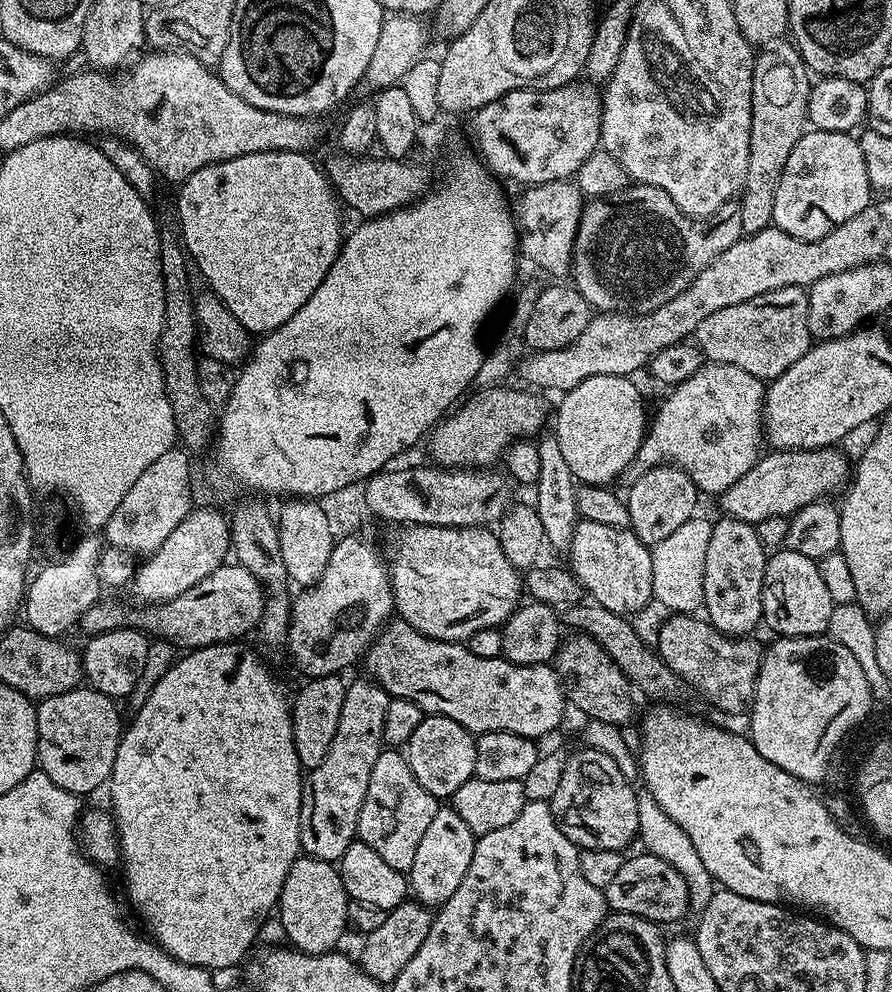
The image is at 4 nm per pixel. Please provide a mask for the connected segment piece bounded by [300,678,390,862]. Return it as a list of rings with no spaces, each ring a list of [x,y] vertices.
[[[363,679],[345,687],[342,718],[338,718],[338,730],[334,730],[330,754],[322,758],[322,766],[311,769],[304,776],[300,847],[307,855],[319,860],[339,862],[357,839],[356,827],[366,798],[366,786],[370,786],[370,770],[374,770],[374,762],[378,762],[385,747],[384,723],[390,697],[375,680]]]

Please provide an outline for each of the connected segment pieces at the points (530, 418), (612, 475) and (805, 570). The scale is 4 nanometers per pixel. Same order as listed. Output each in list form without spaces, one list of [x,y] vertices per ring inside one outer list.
[[[508,387],[487,388],[477,391],[477,396],[469,395],[455,411],[445,416],[432,429],[427,444],[429,443],[428,452],[432,455],[433,465],[445,468],[487,469],[495,465],[492,463],[499,456],[501,459],[505,455],[511,444],[535,437],[541,431],[539,428],[543,426],[547,416],[549,419],[550,412],[544,409],[543,402],[536,397],[539,395],[532,390],[519,392],[516,388]]]
[[[599,376],[586,378],[586,382],[578,382],[574,390],[563,393],[560,409],[554,412],[556,428],[554,434],[558,438],[558,446],[562,446],[562,454],[570,466],[573,476],[581,484],[611,485],[619,481],[630,462],[638,454],[639,446],[646,433],[644,420],[644,400],[636,389],[635,379],[626,376]]]
[[[776,550],[768,557],[762,586],[763,623],[782,636],[819,636],[827,633],[834,603],[819,573],[817,561],[802,554]]]

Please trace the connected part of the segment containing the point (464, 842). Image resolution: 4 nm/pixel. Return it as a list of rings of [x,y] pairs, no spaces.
[[[437,807],[426,835],[418,845],[414,866],[410,866],[410,870],[406,873],[411,895],[423,907],[429,910],[439,909],[441,904],[445,904],[453,896],[454,890],[458,890],[462,878],[466,878],[466,870],[470,870],[470,858],[474,858],[477,839],[470,826],[466,826],[462,818],[458,818],[458,814],[452,807]]]

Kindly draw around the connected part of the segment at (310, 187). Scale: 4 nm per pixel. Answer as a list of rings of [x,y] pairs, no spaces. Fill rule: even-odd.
[[[302,152],[242,154],[238,158],[230,158],[206,166],[202,170],[190,174],[190,178],[186,178],[179,185],[180,193],[176,196],[176,212],[180,215],[178,231],[183,237],[184,249],[190,257],[195,271],[197,268],[204,275],[204,280],[208,283],[205,285],[221,300],[226,306],[226,310],[230,310],[230,314],[234,314],[234,318],[238,318],[238,322],[242,322],[242,326],[246,326],[246,330],[253,334],[273,332],[278,326],[282,326],[287,320],[294,318],[294,314],[298,314],[298,310],[302,310],[302,306],[306,306],[310,294],[314,294],[314,290],[318,290],[318,286],[322,286],[322,278],[326,278],[330,266],[334,266],[340,253],[340,246],[344,242],[346,227],[344,228],[344,220],[340,217],[341,201],[337,197],[335,188],[332,187],[332,181],[325,176],[323,167],[317,161],[315,164],[310,157],[311,155]]]

